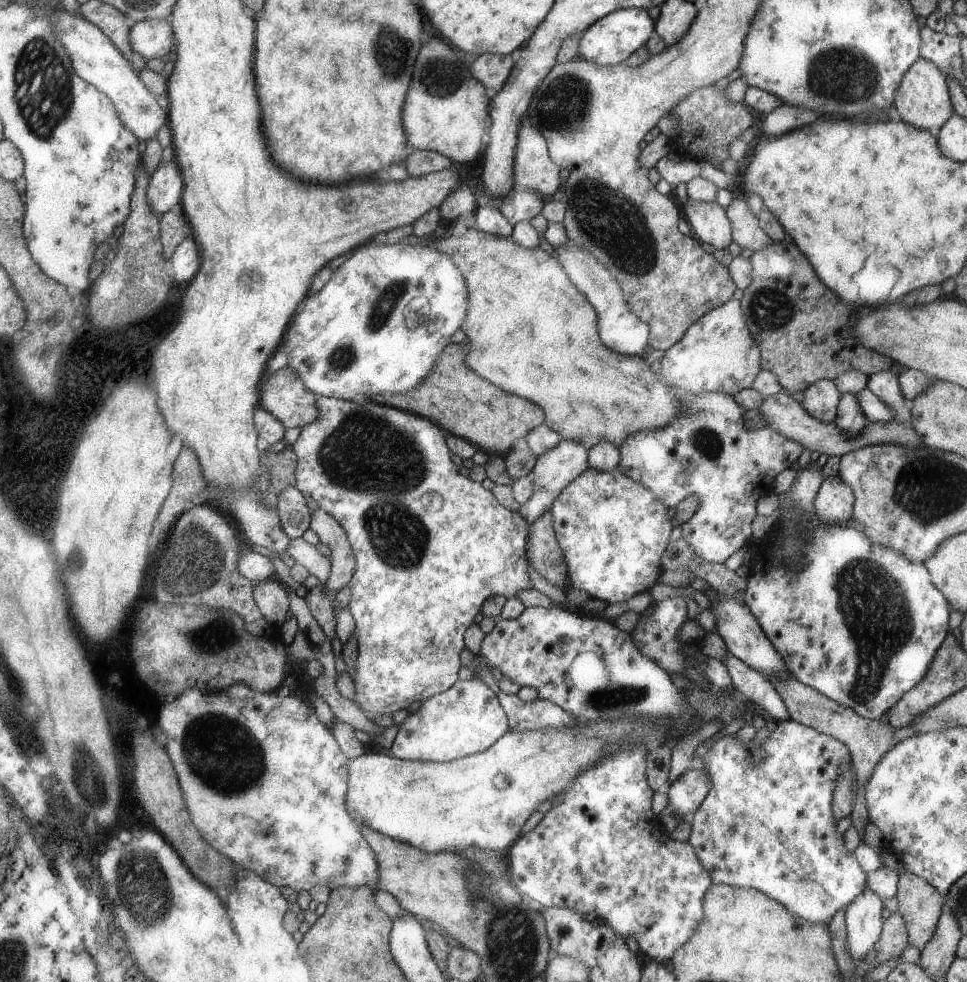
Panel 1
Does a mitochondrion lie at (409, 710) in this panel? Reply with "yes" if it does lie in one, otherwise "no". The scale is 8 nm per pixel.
no

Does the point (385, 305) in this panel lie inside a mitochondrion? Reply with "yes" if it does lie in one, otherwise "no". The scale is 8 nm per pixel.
yes

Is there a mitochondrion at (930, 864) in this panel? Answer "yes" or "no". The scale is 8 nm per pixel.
no

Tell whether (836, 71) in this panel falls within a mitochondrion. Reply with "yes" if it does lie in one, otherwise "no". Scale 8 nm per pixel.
yes

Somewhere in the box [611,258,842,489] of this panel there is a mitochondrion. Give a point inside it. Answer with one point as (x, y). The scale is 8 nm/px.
(766, 305)

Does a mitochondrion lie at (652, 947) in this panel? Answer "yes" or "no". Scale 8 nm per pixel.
no

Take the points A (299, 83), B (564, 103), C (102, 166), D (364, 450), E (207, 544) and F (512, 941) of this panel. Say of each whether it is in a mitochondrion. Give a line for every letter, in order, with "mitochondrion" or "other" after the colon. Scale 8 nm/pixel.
A: other
B: mitochondrion
C: other
D: mitochondrion
E: mitochondrion
F: mitochondrion

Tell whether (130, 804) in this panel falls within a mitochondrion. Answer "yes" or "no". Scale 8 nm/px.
no

